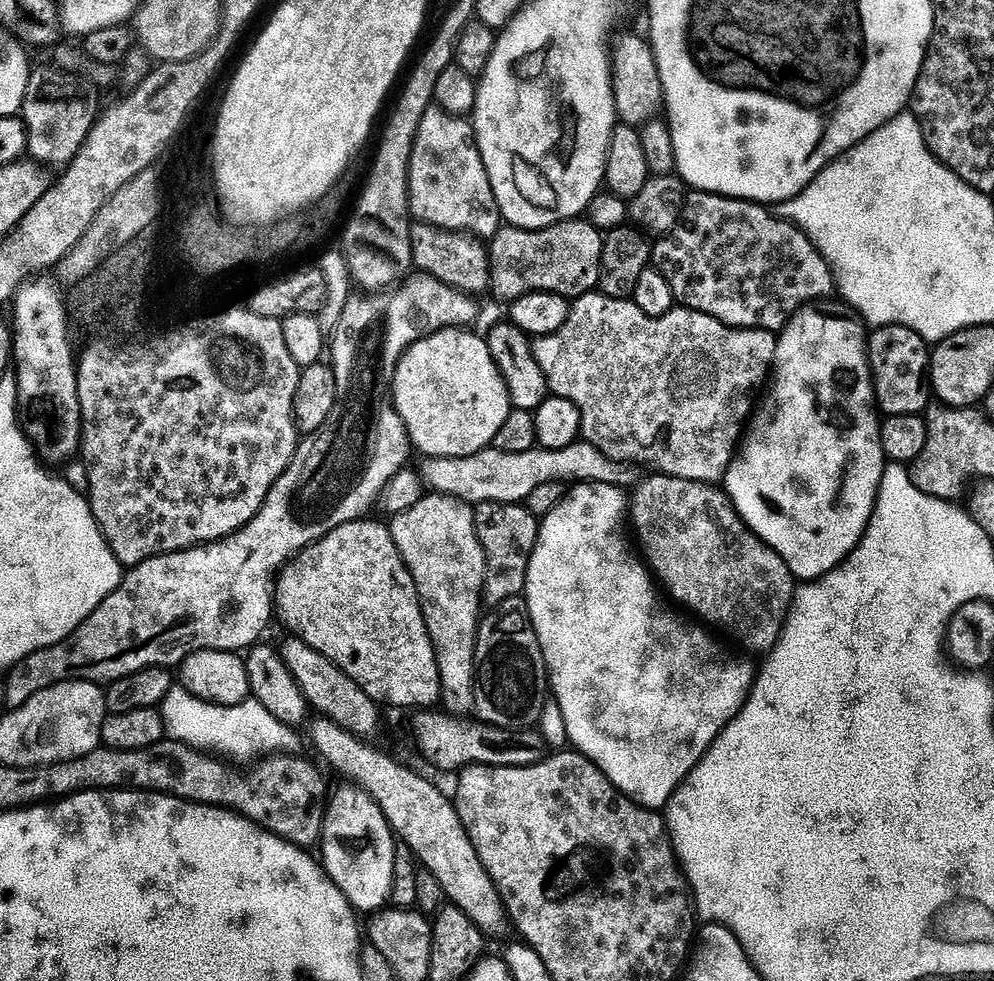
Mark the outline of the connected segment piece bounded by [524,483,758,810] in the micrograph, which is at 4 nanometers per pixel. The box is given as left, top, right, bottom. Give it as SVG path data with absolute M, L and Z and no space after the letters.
M580 483L571 487L558 506L541 519L538 542L527 570L524 602L527 604L526 611L534 630L538 634L538 642L542 646L542 654L548 667L551 695L561 707L566 722L567 743L581 756L594 762L598 770L602 770L602 774L610 778L612 785L623 796L629 796L634 803L643 808L660 810L678 791L684 779L696 769L696 765L708 753L713 742L724 733L724 727L743 710L748 695L752 693L752 685L758 679L758 668L748 660L716 660L716 644L708 633L703 632L706 630L701 625L698 627L686 622L676 614L654 614L658 604L657 585L643 559L637 553L634 554L631 544L624 536L624 524L627 526L630 502L627 494L625 496L623 492L624 490L615 484Z

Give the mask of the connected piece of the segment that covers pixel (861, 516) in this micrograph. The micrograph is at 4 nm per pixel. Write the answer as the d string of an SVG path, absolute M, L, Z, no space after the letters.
M819 307L799 308L792 315L791 322L786 325L783 332L779 333L776 341L774 375L770 380L772 397L769 398L768 405L761 412L759 409L755 413L736 456L732 460L732 465L729 466L728 473L724 475L722 481L724 491L728 493L732 505L736 507L742 519L747 522L751 532L762 543L769 544L784 559L786 566L800 582L819 580L827 572L839 568L856 551L860 540L868 530L868 523L872 521L872 515L876 509L876 499L880 496L880 483L886 467L886 454L882 450L882 438L880 437L882 416L876 402L876 387L872 384L872 368L868 365L868 341L865 325L856 318L847 320L844 316L827 316L826 313L819 312L816 308Z

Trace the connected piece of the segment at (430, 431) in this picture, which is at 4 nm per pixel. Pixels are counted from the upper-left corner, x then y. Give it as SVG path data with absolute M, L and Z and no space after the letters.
M447 330L417 339L413 348L401 355L396 377L390 383L391 399L405 422L412 447L417 453L425 452L425 457L462 458L478 454L495 441L498 430L502 430L506 418L514 411L508 387L490 354L487 339L472 332Z

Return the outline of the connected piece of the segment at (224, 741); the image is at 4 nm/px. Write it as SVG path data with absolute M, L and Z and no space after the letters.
M176 686L164 699L162 715L164 717L164 731L169 741L187 744L188 747L195 748L205 754L215 754L220 758L229 756L232 760L257 759L256 761L259 761L261 758L271 757L273 754L287 749L284 748L288 744L288 736L284 733L287 732L285 725L280 724L278 718L274 718L274 714L270 714L270 710L266 710L266 706L262 706L257 700L251 698L227 708L221 704L207 704L197 696L191 696L182 686Z

